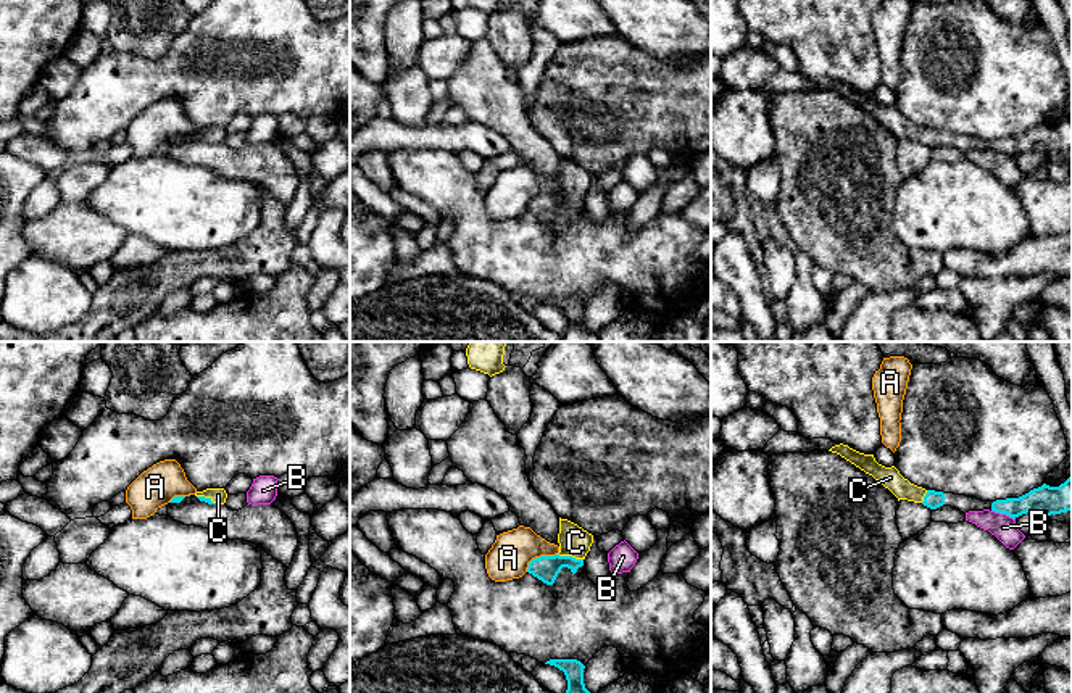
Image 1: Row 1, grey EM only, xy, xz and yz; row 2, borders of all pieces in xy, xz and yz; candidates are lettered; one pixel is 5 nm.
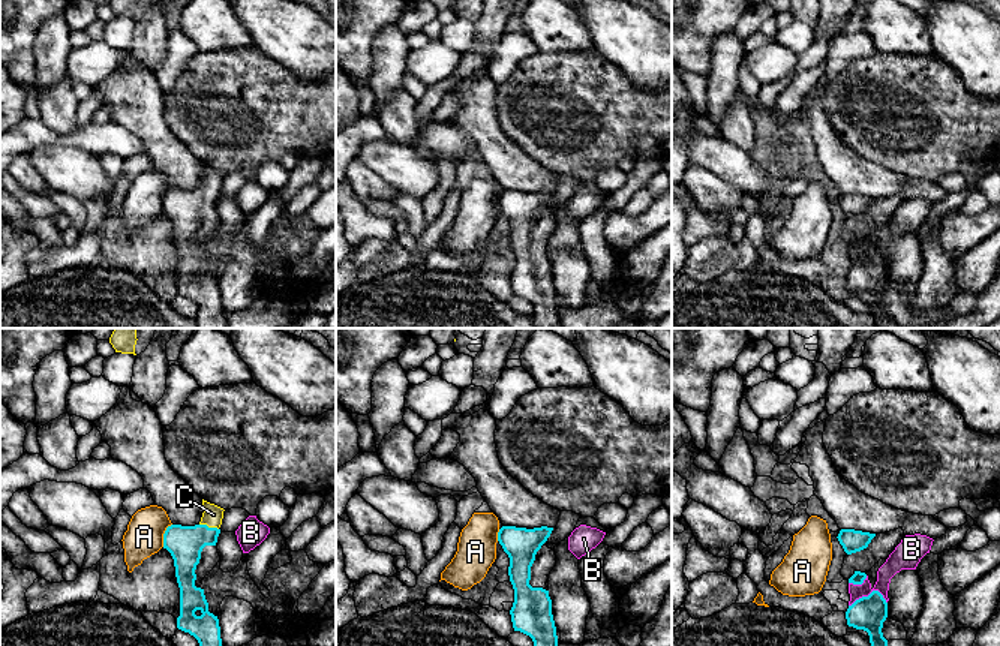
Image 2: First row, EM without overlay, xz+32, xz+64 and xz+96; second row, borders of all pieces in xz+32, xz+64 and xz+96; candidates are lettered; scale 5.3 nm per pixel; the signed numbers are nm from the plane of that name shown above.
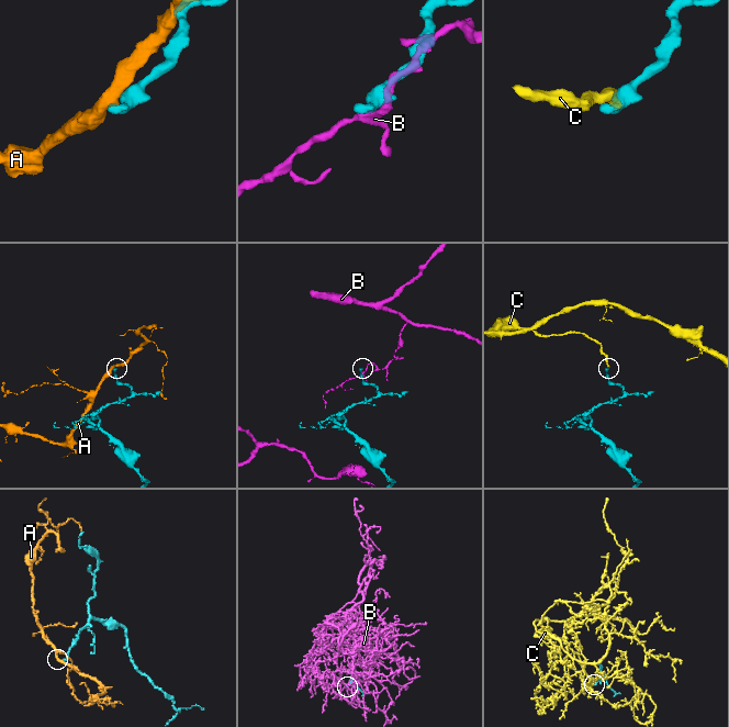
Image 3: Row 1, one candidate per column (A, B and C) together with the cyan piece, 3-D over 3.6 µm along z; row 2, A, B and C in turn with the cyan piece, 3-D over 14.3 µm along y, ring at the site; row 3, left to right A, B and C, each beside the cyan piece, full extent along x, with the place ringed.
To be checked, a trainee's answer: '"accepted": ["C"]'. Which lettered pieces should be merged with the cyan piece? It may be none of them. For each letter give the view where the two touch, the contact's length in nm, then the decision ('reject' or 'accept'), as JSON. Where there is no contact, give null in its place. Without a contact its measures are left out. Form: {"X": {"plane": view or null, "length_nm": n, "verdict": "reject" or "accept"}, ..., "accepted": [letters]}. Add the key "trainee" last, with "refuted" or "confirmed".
{"A": {"plane": "xz", "length_nm": 180, "verdict": "reject"}, "B": {"plane": "yz", "length_nm": 130, "verdict": "reject"}, "C": {"plane": "xz", "length_nm": 130, "verdict": "accept"}, "accepted": ["C"], "trainee": "confirmed"}

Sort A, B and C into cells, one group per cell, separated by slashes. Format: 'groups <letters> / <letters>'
groups A / B / C

